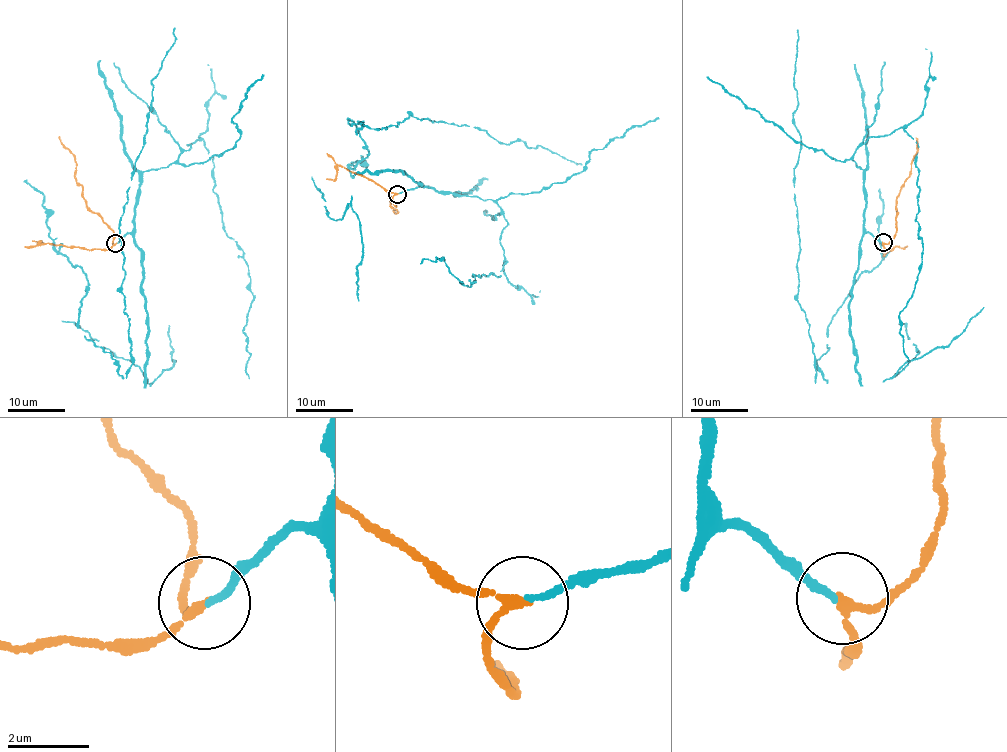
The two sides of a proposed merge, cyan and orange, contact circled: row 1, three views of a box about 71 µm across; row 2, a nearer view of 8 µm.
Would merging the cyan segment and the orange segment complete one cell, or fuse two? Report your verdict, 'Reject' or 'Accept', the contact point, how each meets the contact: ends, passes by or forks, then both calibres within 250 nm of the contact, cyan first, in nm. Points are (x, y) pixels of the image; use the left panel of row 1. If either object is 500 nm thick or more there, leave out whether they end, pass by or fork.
Accept. Place: (115, 243). At the ring cyan ends. At the ring orange passes by. Thickness 150 nm (cyan) against 170 nm

